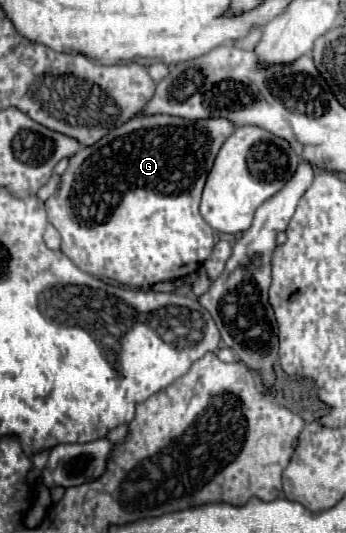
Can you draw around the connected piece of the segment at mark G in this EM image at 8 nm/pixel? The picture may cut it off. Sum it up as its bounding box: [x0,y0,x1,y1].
[45,114,235,288]

